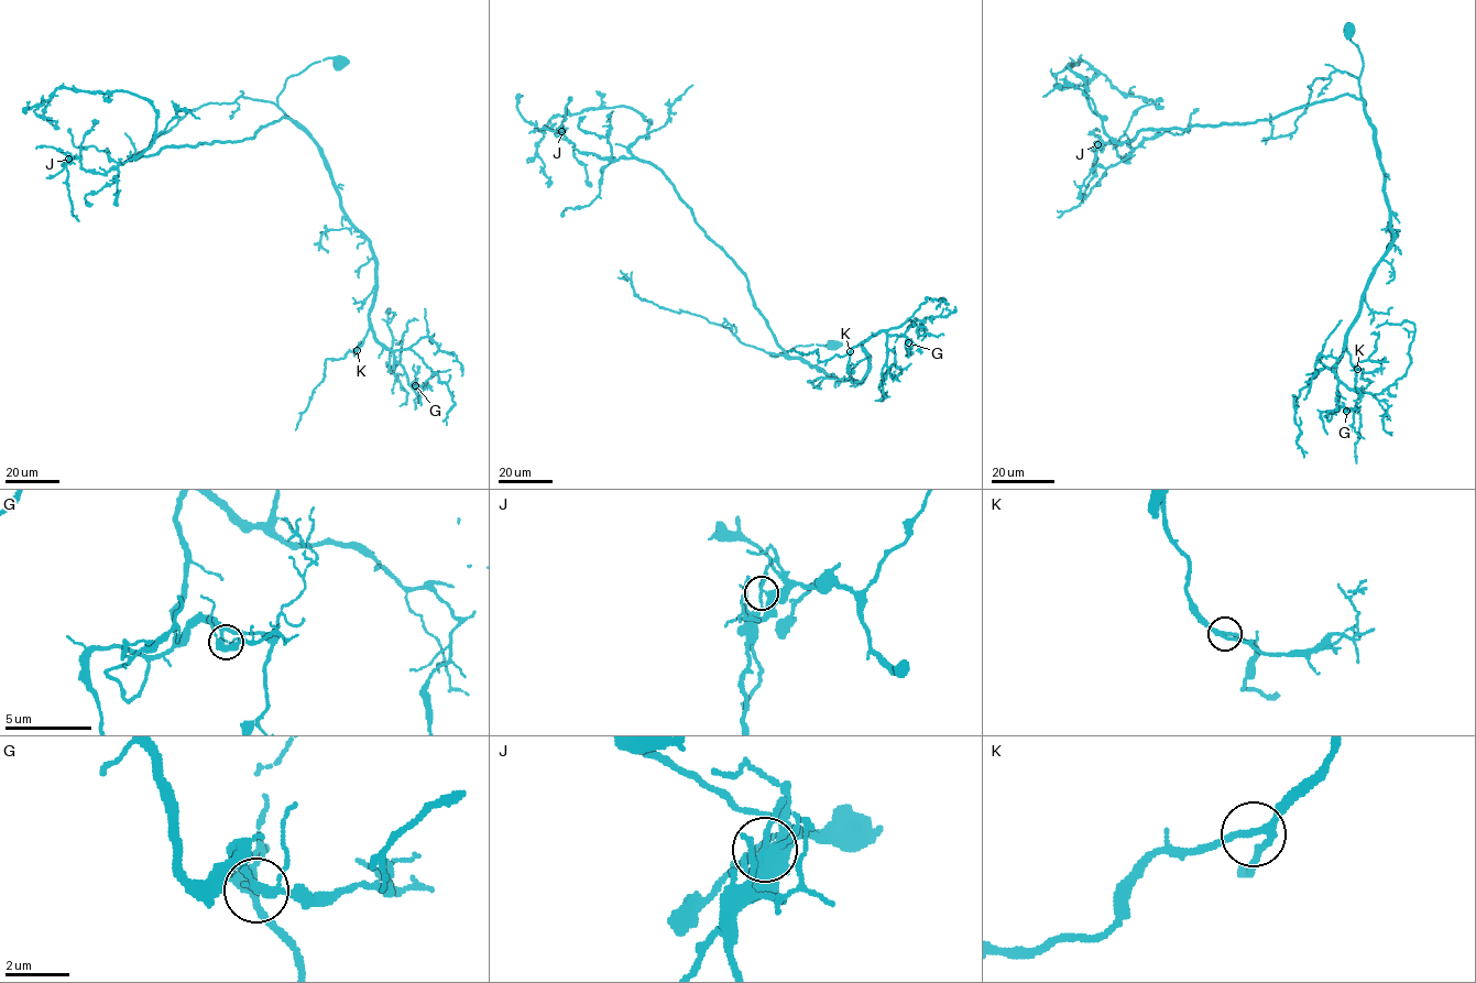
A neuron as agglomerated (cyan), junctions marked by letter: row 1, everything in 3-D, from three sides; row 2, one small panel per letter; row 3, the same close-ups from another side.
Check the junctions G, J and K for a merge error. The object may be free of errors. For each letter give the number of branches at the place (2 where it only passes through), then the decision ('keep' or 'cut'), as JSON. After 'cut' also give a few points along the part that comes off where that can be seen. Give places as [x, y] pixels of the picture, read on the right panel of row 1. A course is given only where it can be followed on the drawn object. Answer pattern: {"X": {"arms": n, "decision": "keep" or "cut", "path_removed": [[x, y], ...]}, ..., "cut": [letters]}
{"G": {"arms": 3, "decision": "keep"}, "J": {"arms": 3, "decision": "cut", "path_removed": [[1097, 144], [1093, 177], [1083, 200], [1058, 217]]}, "K": {"arms": 3, "decision": "keep"}, "cut": ["J"]}

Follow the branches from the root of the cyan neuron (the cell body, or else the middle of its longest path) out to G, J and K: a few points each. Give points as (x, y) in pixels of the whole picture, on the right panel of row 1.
G: (1351, 30), (1394, 240), (1333, 367), (1336, 408), (1346, 411)
J: (1351, 30), (1365, 106), (1343, 94), (1255, 122), (1141, 130), (1126, 161), (1112, 142), (1097, 144)
K: (1351, 30), (1349, 24), (1349, 40), (1362, 57), (1360, 97), (1384, 174), (1394, 236), (1347, 336), (1357, 369)

